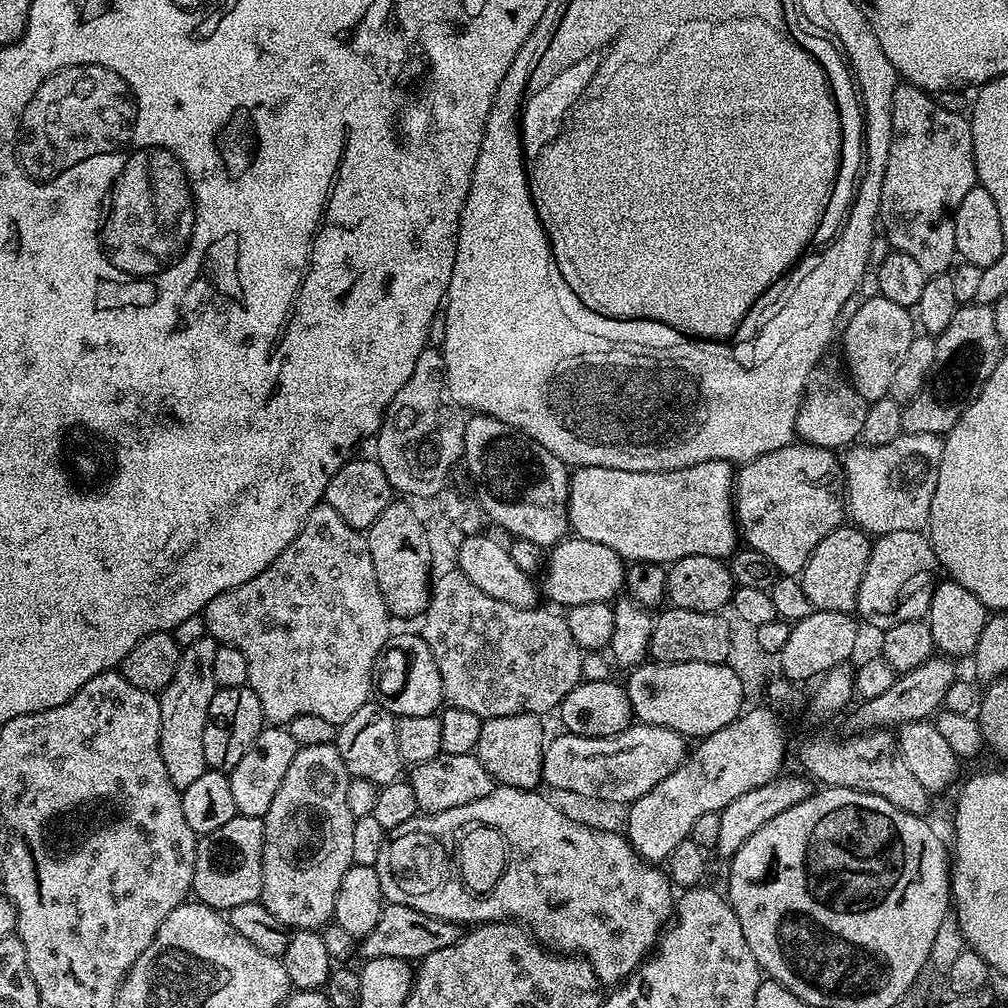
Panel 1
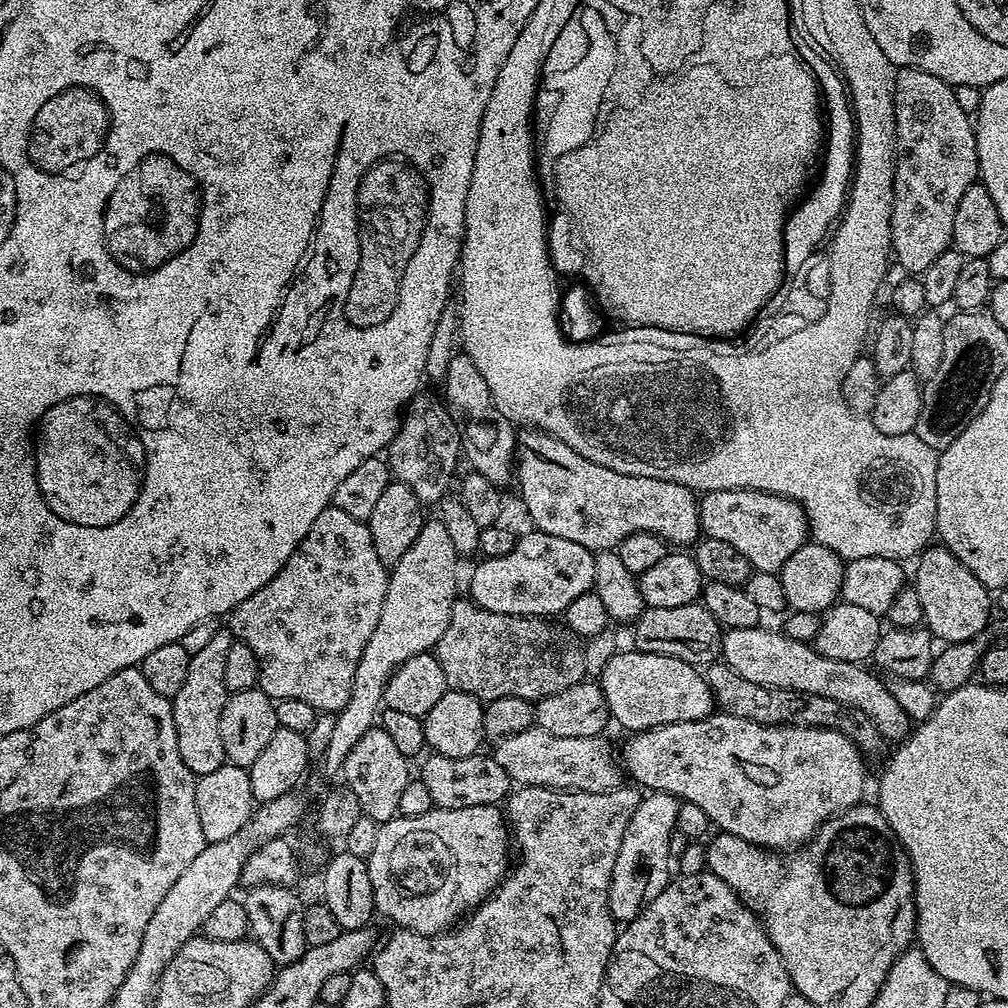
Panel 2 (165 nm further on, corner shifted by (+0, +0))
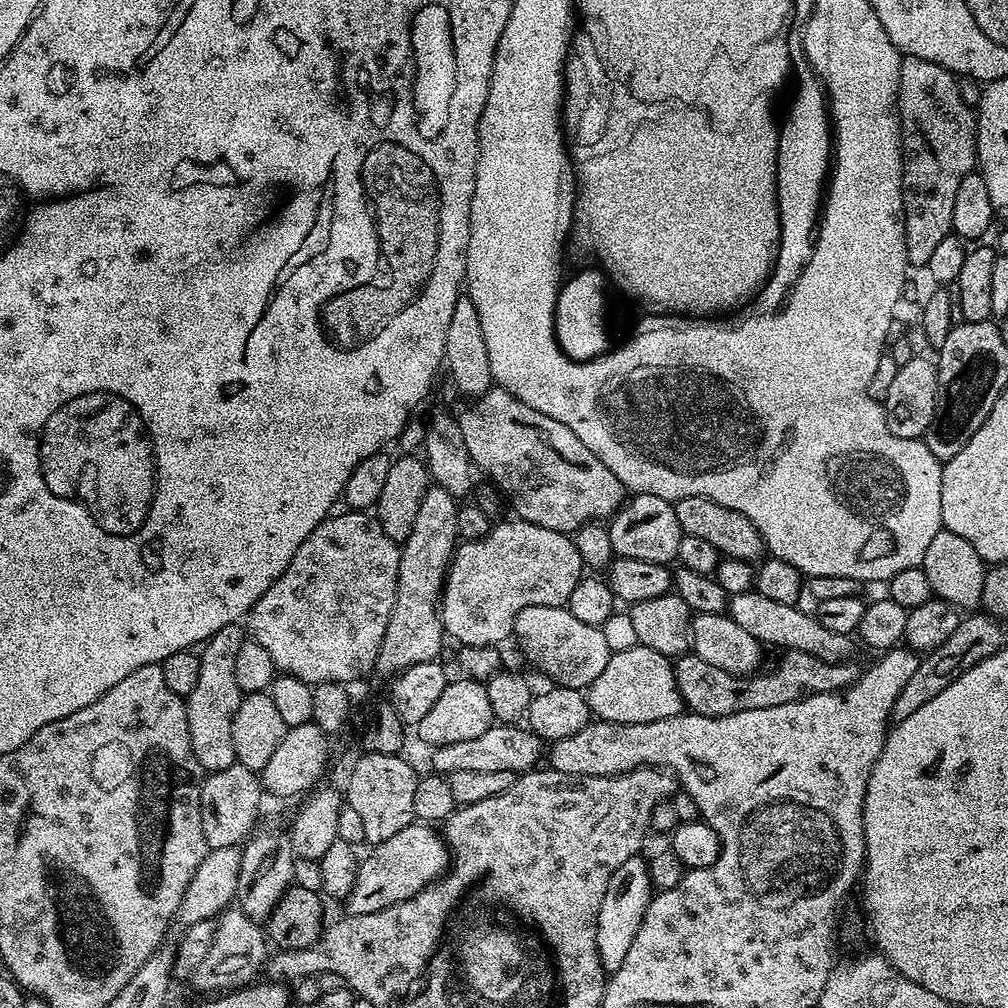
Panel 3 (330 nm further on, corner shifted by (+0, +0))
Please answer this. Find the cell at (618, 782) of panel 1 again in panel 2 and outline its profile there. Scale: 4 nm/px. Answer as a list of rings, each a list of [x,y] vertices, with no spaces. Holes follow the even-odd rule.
[[[535,726],[506,737],[495,745],[494,755],[498,766],[506,770],[508,777],[520,786],[542,786],[560,788],[564,792],[609,792],[611,788],[621,787],[622,764],[612,753],[612,744],[603,735],[590,738],[558,738],[558,734],[546,734],[546,730]]]

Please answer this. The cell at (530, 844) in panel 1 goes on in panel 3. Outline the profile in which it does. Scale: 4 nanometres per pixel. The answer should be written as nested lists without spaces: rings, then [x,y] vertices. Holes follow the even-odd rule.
[[[419,822],[398,830],[394,838],[375,845],[368,857],[360,860],[352,892],[346,897],[347,915],[374,914],[383,908],[416,896],[428,884],[439,880],[450,867],[450,849],[435,827]]]

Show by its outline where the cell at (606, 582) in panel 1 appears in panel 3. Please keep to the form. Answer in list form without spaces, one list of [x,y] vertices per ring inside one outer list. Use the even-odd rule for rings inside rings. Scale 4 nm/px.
[[[519,518],[511,519],[505,524],[497,523],[482,538],[463,541],[452,554],[440,597],[440,621],[444,624],[445,633],[457,640],[457,645],[469,648],[500,646],[504,639],[512,636],[512,623],[518,610],[526,606],[565,607],[574,586],[578,586],[585,575],[585,562],[578,554],[578,546],[571,535],[546,530],[546,526]]]

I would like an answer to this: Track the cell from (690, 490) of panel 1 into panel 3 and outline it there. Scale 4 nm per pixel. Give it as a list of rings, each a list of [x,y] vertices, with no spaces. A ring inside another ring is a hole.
[[[493,386],[483,396],[473,399],[472,404],[458,419],[462,426],[462,438],[466,450],[470,454],[473,465],[480,468],[508,495],[512,508],[519,519],[546,526],[546,530],[558,530],[565,534],[575,534],[583,524],[604,522],[615,516],[620,505],[626,499],[624,481],[617,478],[570,430],[570,426],[562,426],[562,422],[554,422],[554,418],[546,418],[546,414],[538,414],[526,402],[514,398],[505,388]]]

